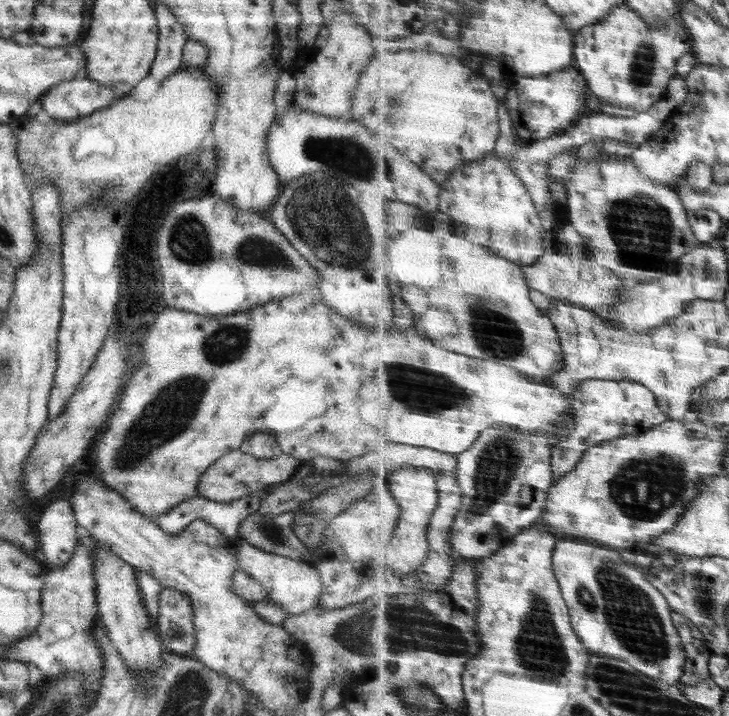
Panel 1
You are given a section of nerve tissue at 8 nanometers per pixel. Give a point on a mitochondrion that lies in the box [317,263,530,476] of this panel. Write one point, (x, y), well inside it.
(420, 390)

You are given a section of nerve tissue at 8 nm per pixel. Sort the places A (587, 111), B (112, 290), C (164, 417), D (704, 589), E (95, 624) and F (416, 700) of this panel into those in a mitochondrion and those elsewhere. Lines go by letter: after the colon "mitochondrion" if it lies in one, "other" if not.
A: other
B: other
C: mitochondrion
D: mitochondrion
E: other
F: mitochondrion

